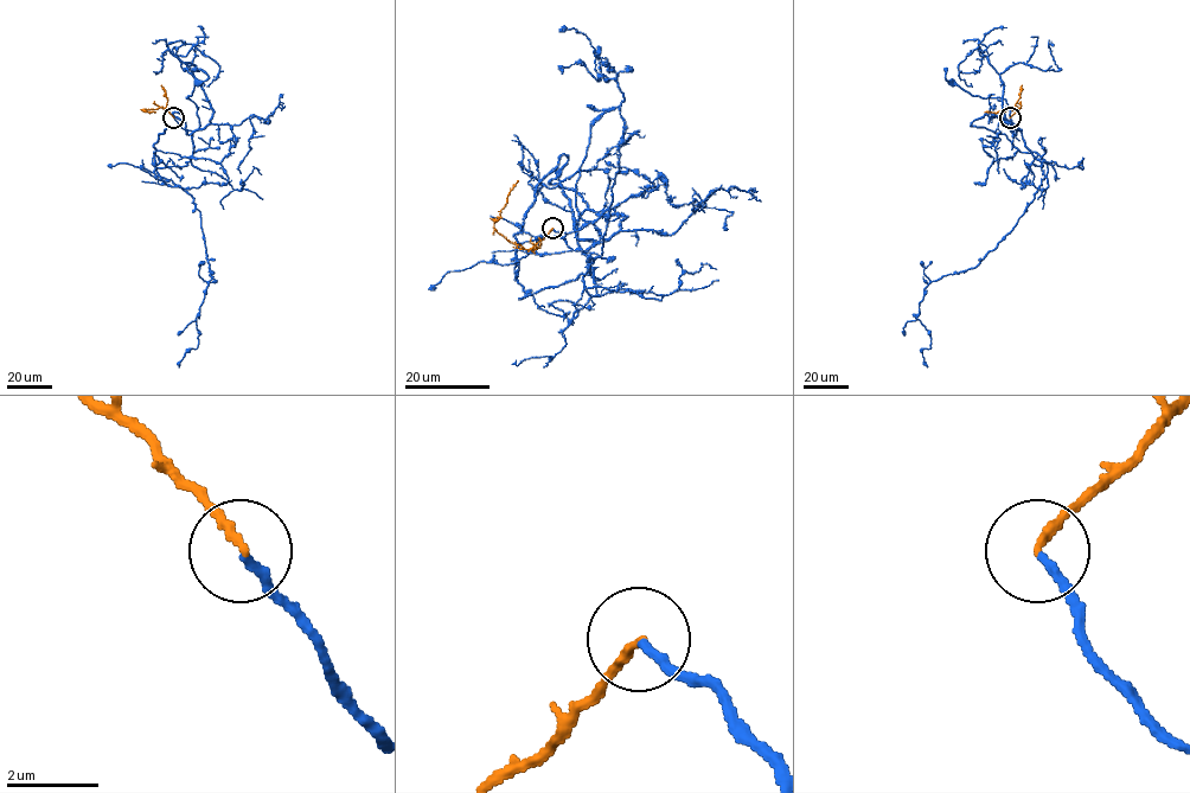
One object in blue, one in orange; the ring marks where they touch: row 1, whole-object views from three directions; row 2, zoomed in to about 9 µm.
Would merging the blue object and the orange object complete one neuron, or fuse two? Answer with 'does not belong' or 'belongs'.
belongs

